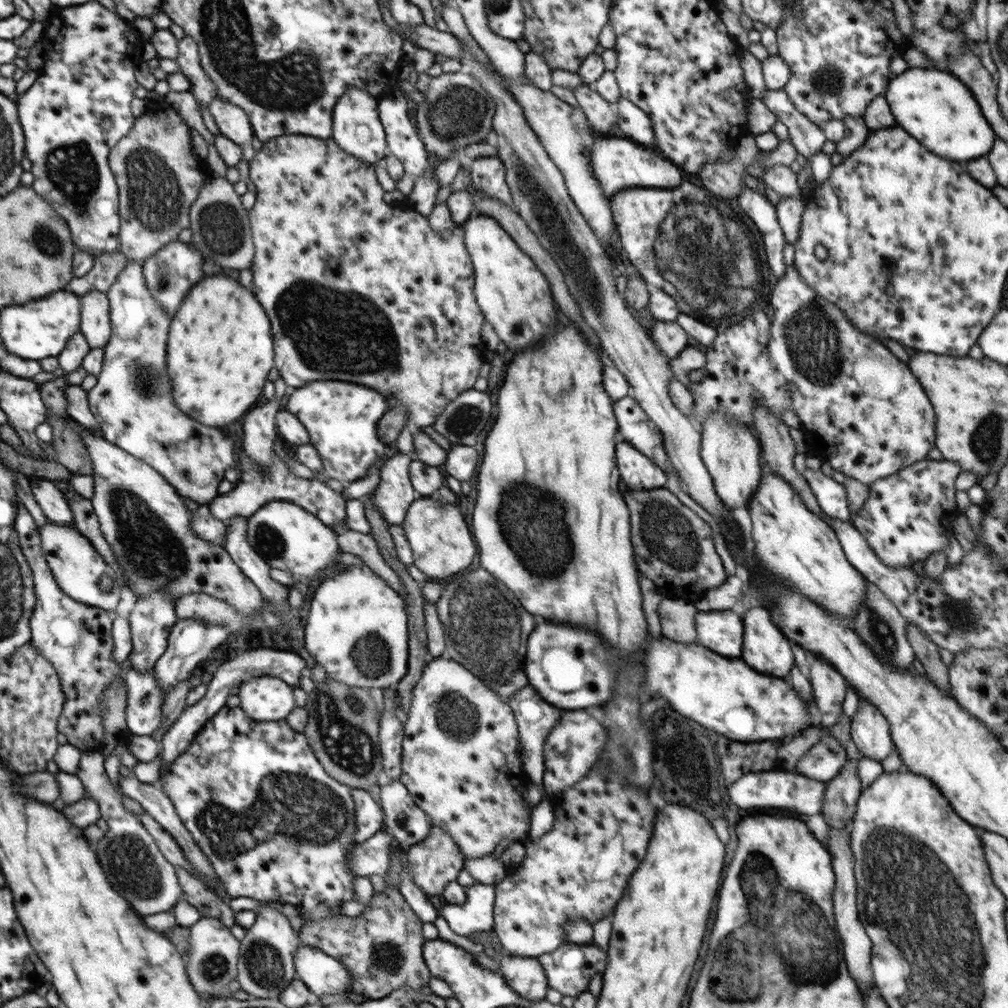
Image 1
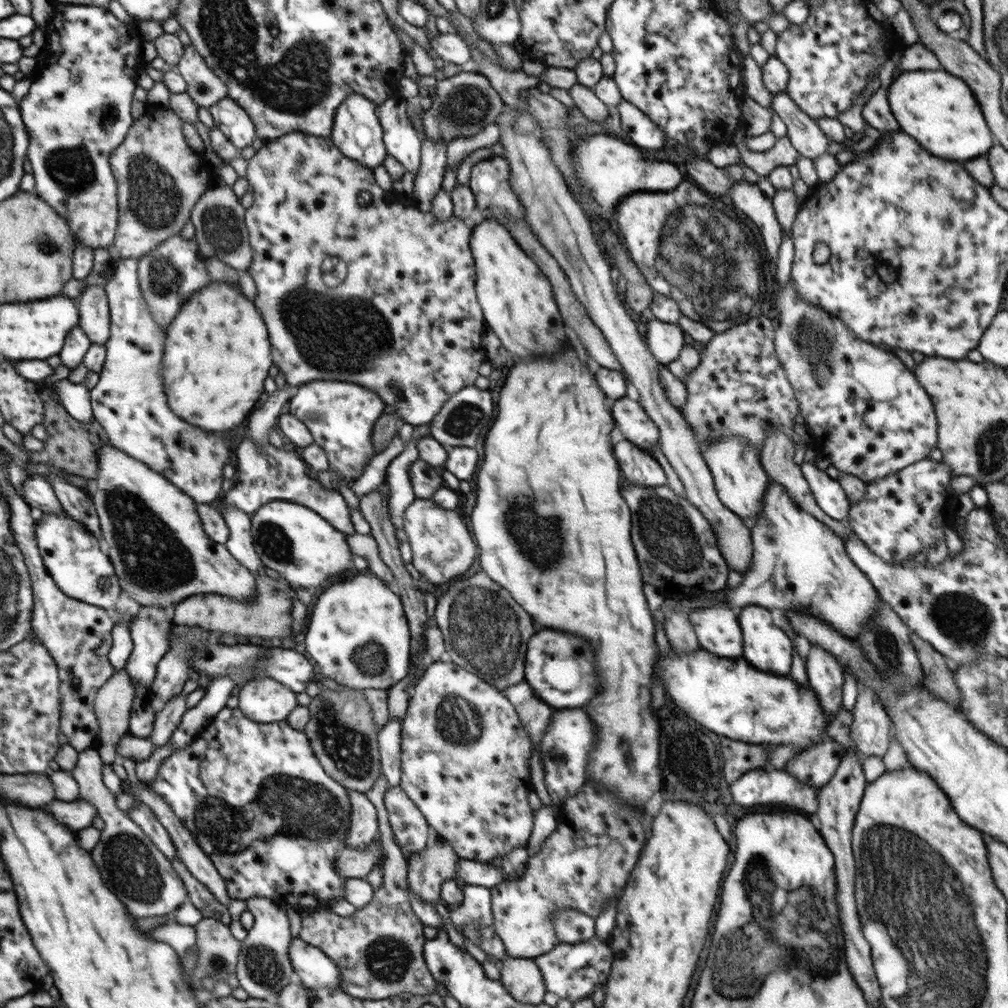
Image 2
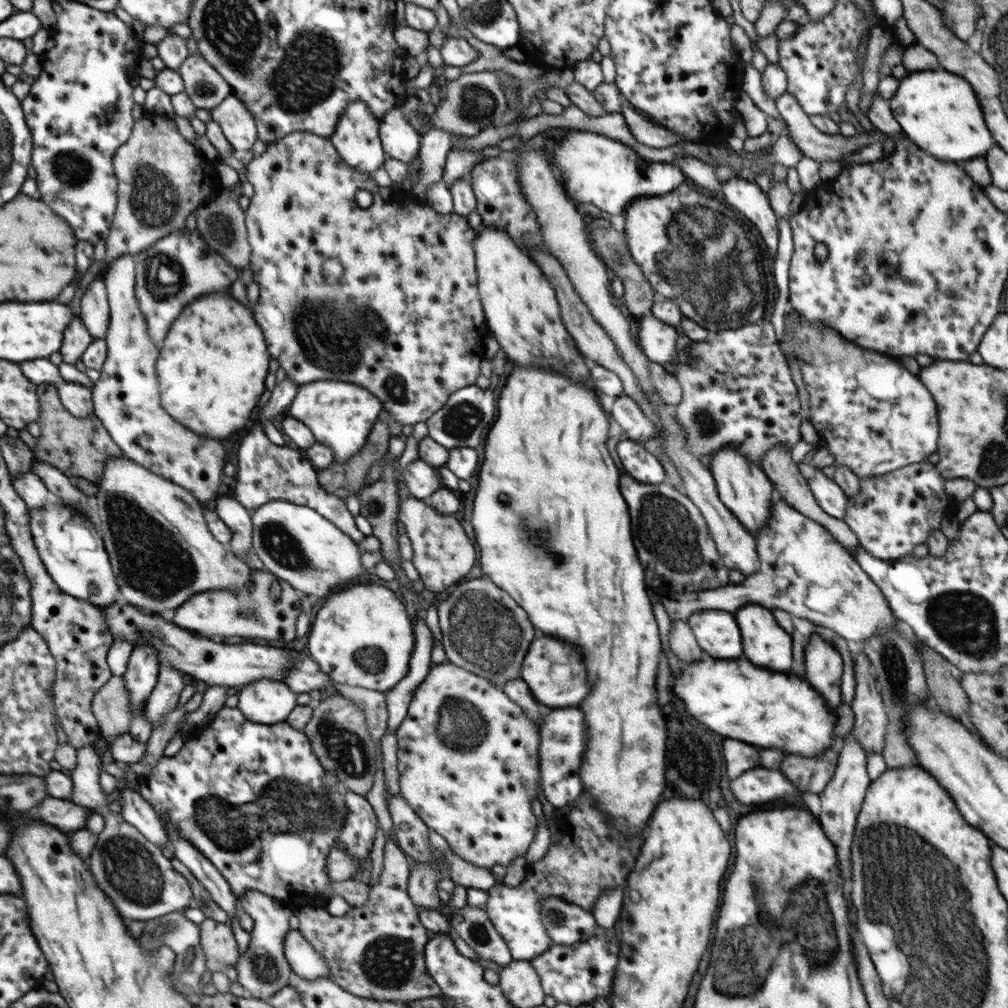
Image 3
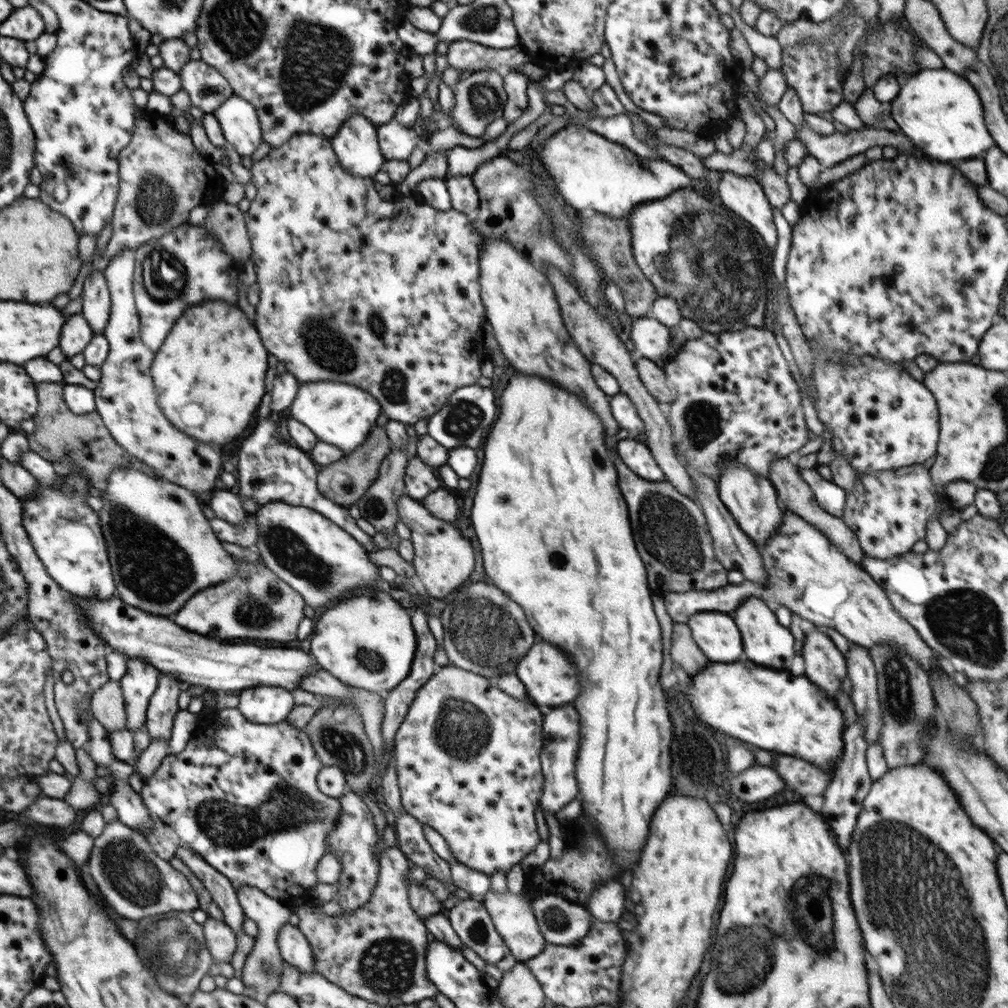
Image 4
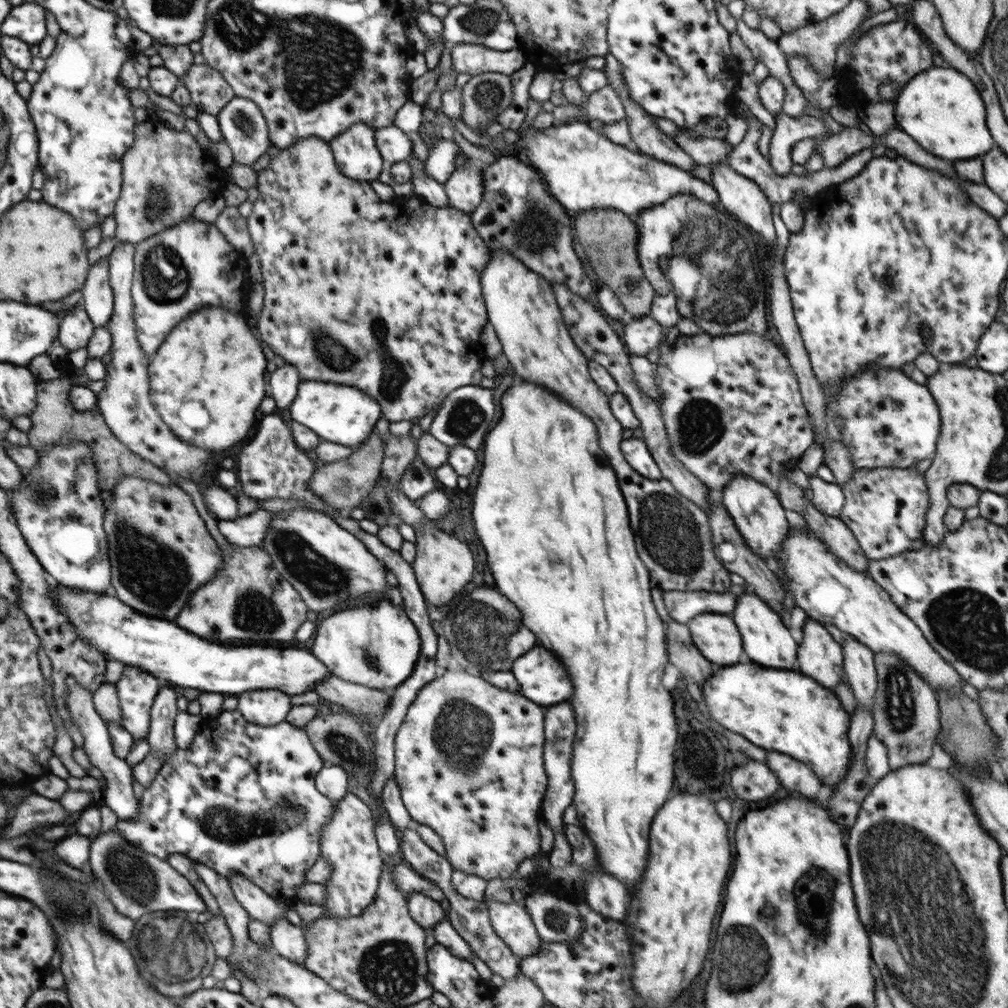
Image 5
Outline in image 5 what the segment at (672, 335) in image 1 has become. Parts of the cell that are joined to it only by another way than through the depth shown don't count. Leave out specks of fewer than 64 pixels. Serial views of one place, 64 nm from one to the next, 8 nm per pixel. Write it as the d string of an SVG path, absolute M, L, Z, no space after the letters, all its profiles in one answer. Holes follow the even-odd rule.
M652 316L627 318L622 344L630 355L646 357L652 350L661 350L663 328Z

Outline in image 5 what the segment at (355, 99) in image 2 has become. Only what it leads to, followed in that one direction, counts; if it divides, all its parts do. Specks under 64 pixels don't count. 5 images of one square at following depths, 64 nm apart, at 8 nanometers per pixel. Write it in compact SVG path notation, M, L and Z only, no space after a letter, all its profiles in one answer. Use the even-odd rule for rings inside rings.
M354 123L329 141L332 154L344 176L372 182L378 180L382 169L387 167L378 151L374 130L369 124Z

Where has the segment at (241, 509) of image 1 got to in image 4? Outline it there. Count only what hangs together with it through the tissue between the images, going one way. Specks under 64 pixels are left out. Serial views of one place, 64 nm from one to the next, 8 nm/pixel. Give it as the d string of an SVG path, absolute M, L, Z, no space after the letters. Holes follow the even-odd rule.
M260 418L255 425L254 432L244 440L240 448L238 458L238 469L235 474L238 476L235 491L247 507L254 508L271 503L272 501L282 501L291 505L304 506L326 516L330 521L337 524L346 533L349 533L366 551L376 551L371 537L363 532L357 525L346 507L328 499L318 491L316 487L317 472L315 463L309 455L302 449L279 442L279 432L277 424L272 419Z

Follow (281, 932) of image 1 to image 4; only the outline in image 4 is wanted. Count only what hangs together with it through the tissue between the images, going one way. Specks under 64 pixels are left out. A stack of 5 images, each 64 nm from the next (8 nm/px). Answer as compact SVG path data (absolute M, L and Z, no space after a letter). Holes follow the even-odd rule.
M240 887L236 892L245 916L258 926L258 935L254 938L255 942L252 951L246 958L246 963L242 968L242 982L244 986L250 986L257 992L264 992L264 994L275 993L278 991L278 976L282 976L285 963L278 947L278 932L289 923L292 910L284 902L274 900L274 898L267 896L257 887Z

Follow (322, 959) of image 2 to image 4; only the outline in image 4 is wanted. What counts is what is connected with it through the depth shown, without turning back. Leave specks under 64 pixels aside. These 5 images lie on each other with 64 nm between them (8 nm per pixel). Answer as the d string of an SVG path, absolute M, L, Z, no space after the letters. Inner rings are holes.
M287 923L278 932L277 942L282 959L286 964L294 966L298 972L316 973L313 951L307 938L297 927Z

